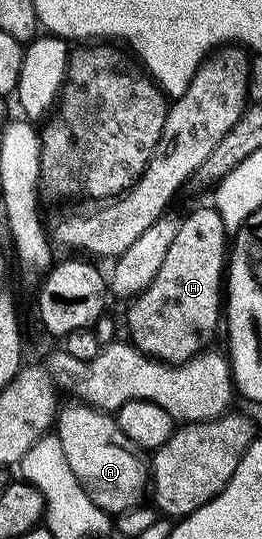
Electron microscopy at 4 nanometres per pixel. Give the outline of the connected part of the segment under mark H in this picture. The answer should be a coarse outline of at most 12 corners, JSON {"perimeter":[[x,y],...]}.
{"perimeter":[[186,216],[128,302],[132,344],[171,365],[212,342],[230,234]]}

